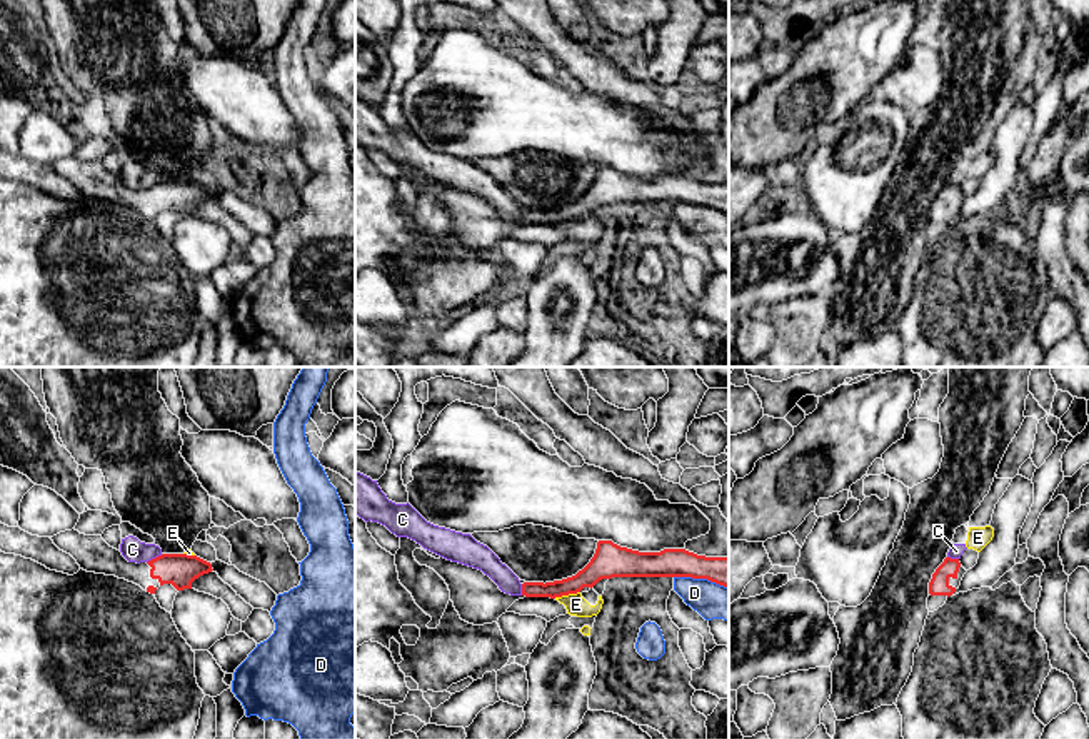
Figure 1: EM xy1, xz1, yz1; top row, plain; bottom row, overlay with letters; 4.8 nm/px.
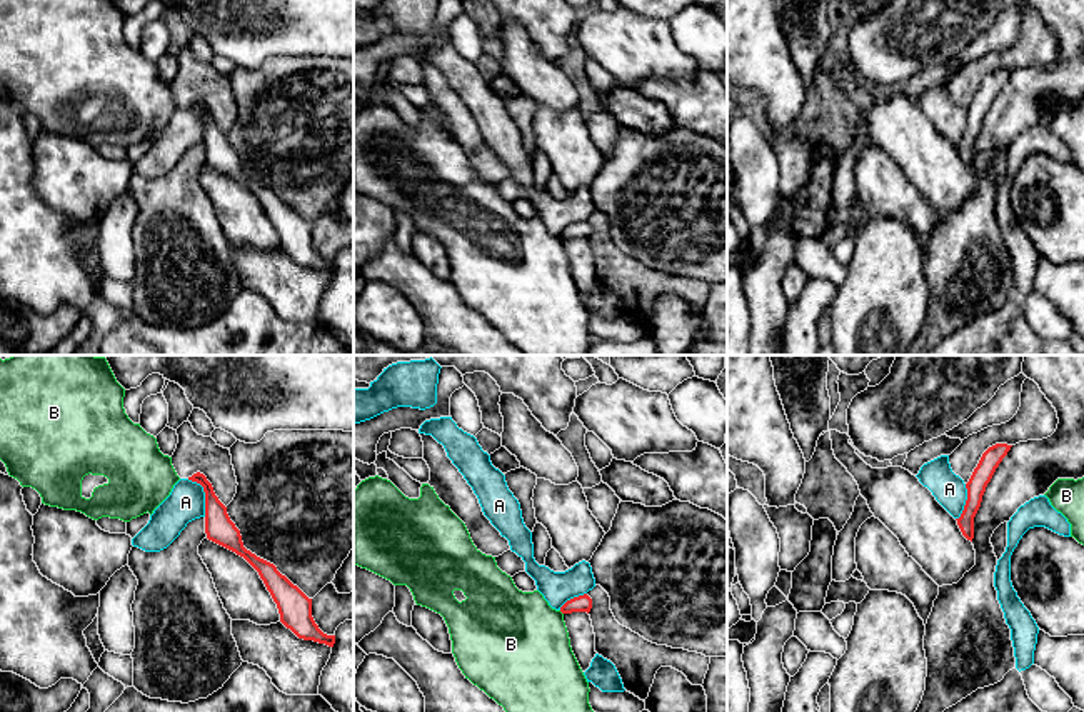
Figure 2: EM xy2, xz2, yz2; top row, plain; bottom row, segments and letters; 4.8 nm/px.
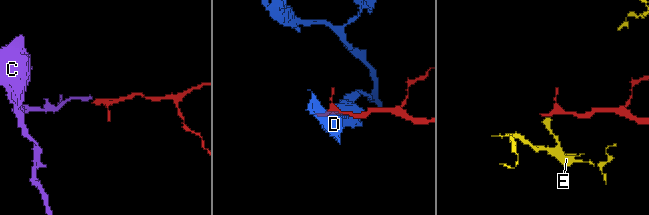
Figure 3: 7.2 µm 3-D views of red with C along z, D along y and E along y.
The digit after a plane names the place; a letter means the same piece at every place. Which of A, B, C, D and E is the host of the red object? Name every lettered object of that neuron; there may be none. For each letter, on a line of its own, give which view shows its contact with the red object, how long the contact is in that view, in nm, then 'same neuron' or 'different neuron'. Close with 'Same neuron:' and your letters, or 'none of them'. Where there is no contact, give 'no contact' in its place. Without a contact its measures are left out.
A: xy2 | 200 nm | different neuron
B: no contact | different neuron
C: xy1 | 90 nm | different neuron
D: xz1 | 280 nm | different neuron
E: xz1 | 130 nm | different neuron
Same neuron: none of them

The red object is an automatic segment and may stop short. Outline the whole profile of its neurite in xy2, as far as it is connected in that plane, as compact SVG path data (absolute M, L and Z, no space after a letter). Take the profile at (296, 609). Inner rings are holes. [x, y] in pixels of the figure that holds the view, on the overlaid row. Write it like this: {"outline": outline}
{"outline": "M197 472L188 480L200 484L205 492L207 539L243 557L258 572L277 604L280 622L299 639L334 647L335 635L324 634L312 617L312 599L282 575L274 564L243 547L240 530L230 520L227 507L218 500L207 477Z"}

